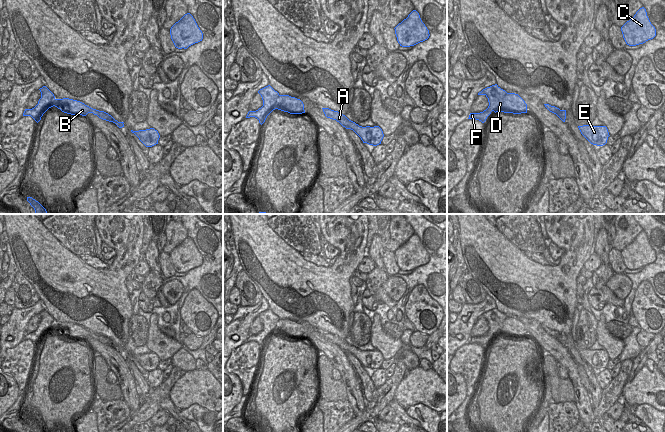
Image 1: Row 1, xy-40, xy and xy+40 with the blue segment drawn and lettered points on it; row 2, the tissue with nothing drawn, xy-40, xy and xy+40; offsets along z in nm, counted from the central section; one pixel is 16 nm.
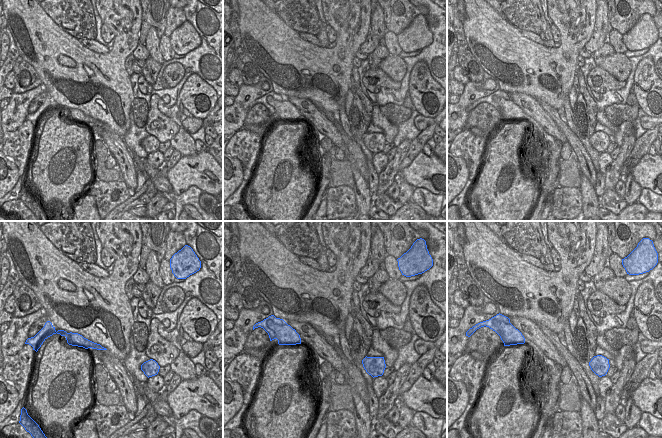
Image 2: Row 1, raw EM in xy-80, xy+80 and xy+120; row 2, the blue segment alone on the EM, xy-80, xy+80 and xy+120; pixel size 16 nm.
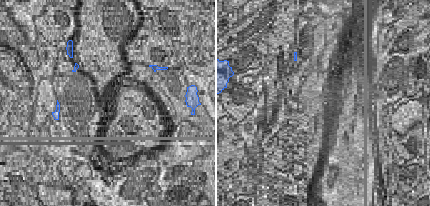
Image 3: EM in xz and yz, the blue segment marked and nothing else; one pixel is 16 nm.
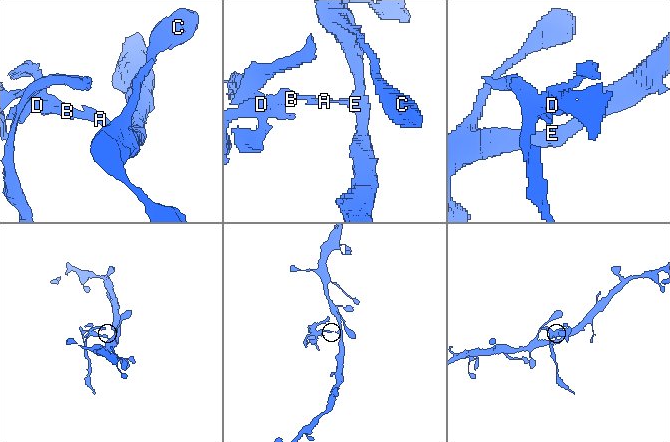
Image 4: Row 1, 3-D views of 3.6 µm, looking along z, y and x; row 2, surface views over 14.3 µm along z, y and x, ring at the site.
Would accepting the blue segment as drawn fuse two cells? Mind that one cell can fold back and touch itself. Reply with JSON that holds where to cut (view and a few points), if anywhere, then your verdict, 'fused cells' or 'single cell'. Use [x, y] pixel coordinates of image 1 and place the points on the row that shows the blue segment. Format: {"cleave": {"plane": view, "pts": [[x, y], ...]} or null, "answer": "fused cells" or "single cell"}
{"cleave": {"plane": "xy", "pts": [[350, 120], [349, 124], [345, 127]]}, "answer": "fused cells"}

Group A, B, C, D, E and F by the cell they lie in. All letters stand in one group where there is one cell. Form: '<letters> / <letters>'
A B D F / C E

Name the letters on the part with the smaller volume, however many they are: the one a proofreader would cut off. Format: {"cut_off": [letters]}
{"cut_off": ["A", "B", "D", "F"]}

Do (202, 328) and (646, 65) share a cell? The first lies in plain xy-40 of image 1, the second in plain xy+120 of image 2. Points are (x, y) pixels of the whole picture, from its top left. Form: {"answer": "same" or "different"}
{"answer": "same"}

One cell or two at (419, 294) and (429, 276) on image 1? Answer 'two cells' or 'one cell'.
two cells

